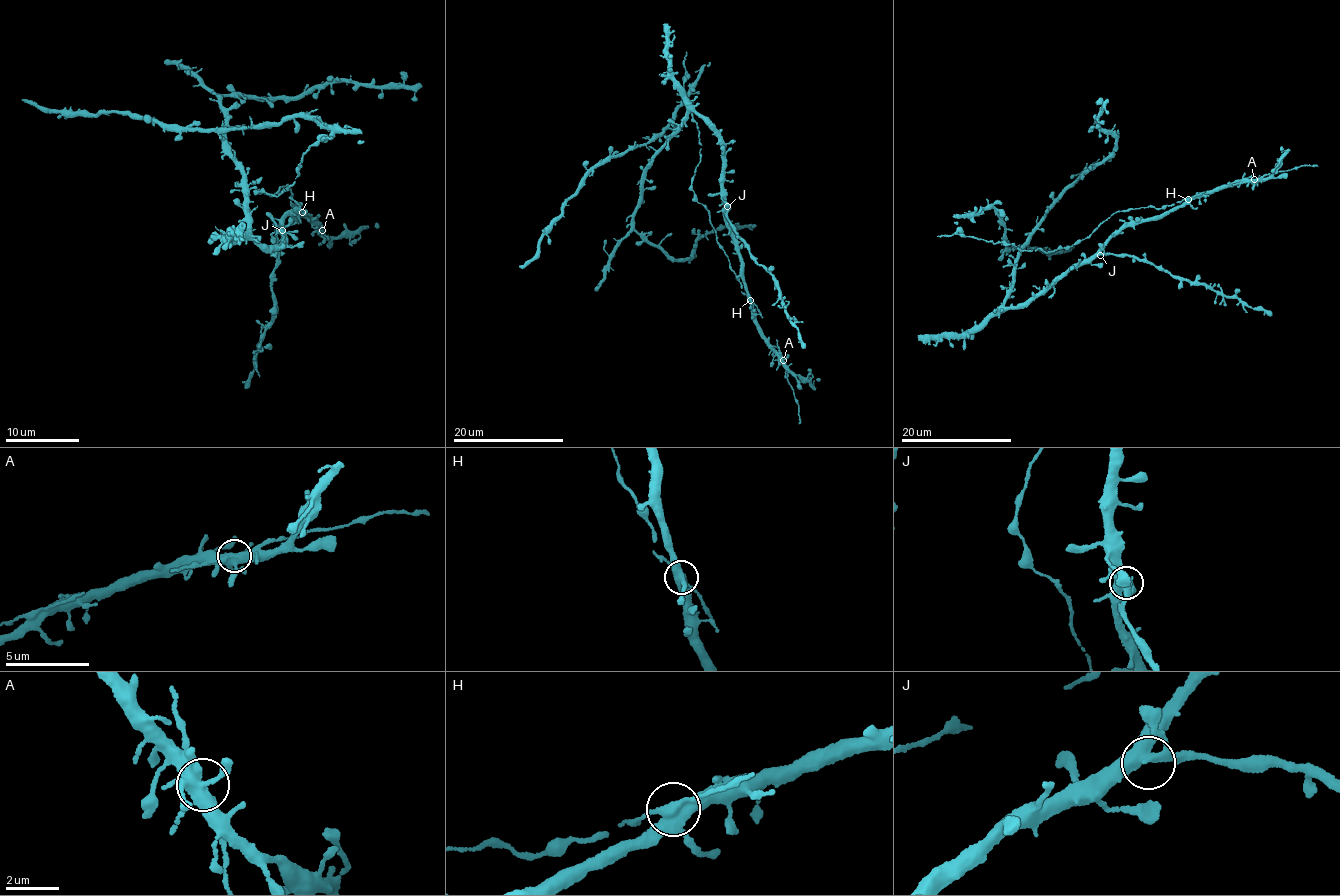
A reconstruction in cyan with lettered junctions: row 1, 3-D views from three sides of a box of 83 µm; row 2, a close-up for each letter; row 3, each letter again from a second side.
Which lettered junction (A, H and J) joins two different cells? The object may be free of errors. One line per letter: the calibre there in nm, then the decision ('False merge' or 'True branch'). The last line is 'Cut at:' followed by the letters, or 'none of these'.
A: Thickness 440 nm. True branch
H: Thickness 440 nm. True branch
J: Thickness 400 nm. True branch
Cut at: none of these

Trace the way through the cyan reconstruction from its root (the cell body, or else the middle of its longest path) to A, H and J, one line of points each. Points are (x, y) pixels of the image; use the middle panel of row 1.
A: (744, 286), (762, 334), (783, 360)
H: (744, 286), (750, 299)
J: (744, 286), (738, 249), (726, 217), (727, 206)

